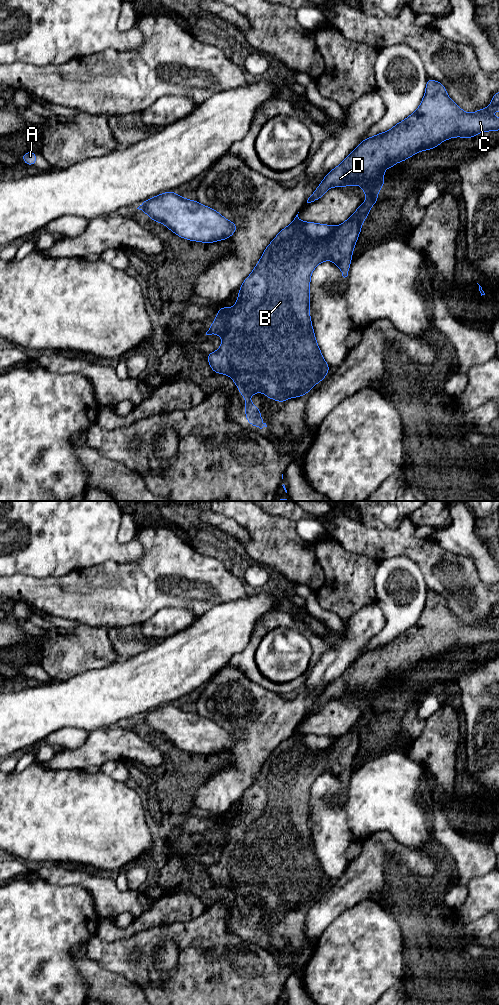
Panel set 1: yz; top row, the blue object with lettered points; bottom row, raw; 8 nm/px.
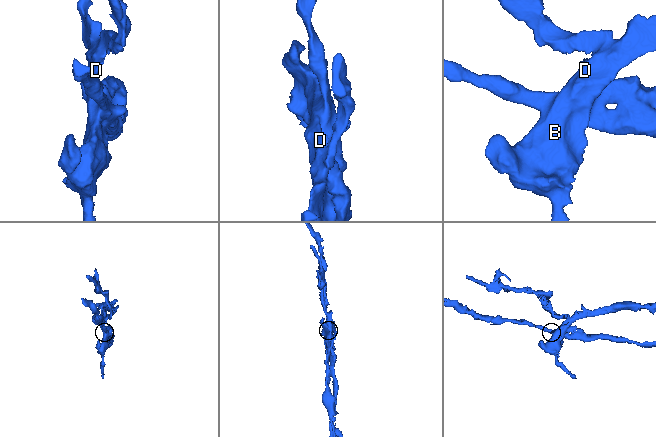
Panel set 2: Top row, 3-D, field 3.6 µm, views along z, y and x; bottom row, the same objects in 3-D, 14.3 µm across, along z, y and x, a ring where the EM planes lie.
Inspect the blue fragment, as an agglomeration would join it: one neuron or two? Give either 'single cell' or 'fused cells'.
fused cells

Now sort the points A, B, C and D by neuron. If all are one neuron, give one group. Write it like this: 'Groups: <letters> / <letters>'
Groups: A / B C D

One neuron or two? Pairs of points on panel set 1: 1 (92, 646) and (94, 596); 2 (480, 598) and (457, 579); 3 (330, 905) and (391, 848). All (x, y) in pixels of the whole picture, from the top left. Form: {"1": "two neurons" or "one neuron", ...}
{"1": "two neurons", "2": "one neuron", "3": "one neuron"}

